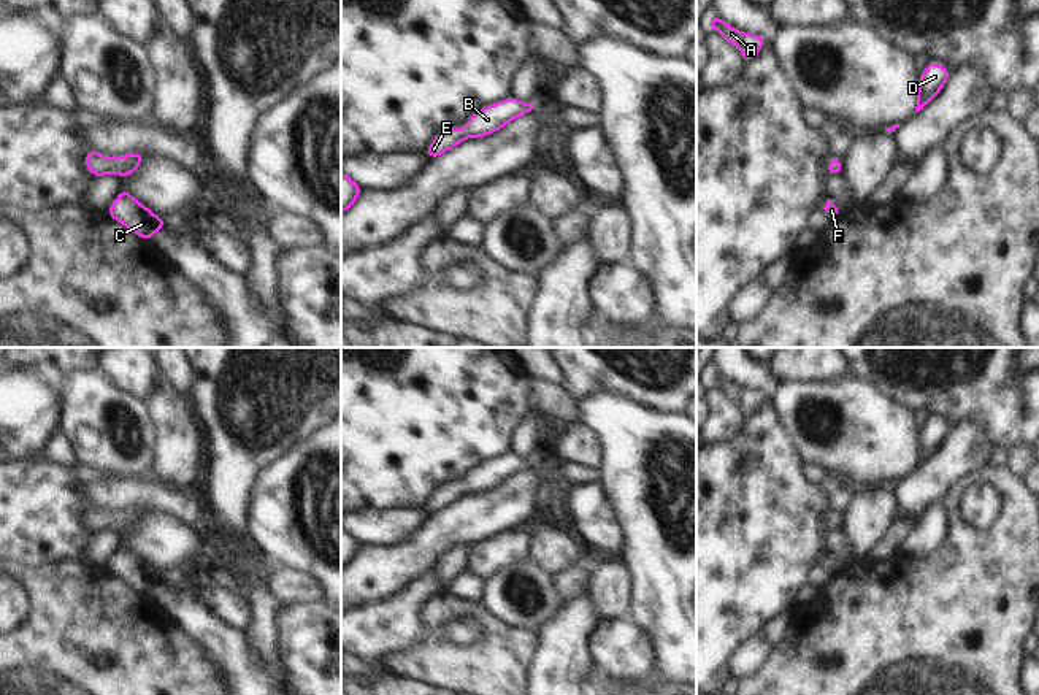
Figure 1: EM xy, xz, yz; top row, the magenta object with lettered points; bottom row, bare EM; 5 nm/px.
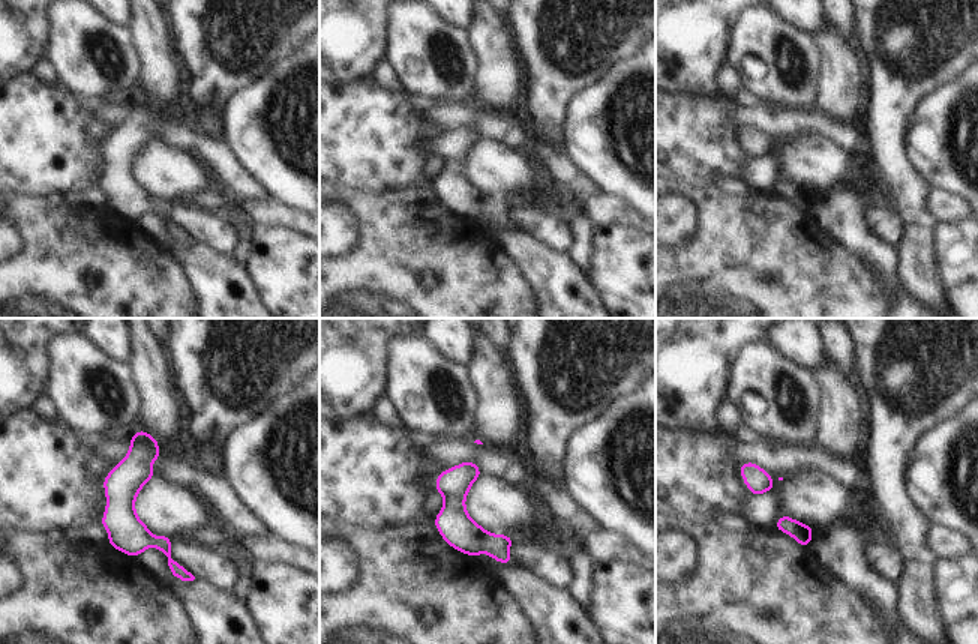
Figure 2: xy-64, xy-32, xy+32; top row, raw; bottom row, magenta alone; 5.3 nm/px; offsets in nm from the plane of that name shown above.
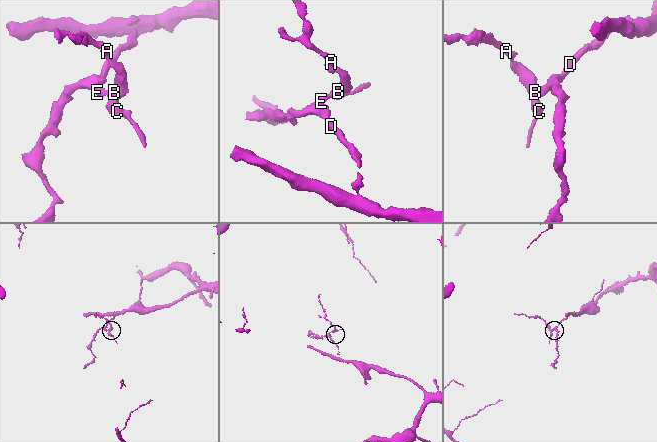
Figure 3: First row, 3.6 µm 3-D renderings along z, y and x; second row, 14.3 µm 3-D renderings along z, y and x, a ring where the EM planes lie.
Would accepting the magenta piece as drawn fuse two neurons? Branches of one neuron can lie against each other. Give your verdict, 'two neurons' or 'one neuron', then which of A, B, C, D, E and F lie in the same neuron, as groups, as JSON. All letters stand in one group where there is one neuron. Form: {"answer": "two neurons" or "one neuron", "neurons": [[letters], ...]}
{"answer": "one neuron", "neurons": [["A", "B", "C", "D", "E", "F"]]}

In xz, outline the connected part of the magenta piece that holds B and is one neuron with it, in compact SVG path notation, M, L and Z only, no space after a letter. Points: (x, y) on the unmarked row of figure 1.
M516 452L492 459L476 467L463 484L443 486L424 508L436 514L466 493L481 493L501 486L506 479L525 471L533 463L535 460L525 459Z

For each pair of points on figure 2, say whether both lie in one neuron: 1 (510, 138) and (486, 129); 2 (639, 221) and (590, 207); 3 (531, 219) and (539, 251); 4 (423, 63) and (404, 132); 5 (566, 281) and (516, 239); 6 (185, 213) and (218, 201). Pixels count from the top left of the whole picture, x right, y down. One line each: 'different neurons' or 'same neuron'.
1: same neuron
2: same neuron
3: different neurons
4: different neurons
5: same neuron
6: different neurons

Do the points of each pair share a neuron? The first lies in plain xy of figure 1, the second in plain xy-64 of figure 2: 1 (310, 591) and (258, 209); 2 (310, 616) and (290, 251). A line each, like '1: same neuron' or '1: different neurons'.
1: same neuron
2: same neuron

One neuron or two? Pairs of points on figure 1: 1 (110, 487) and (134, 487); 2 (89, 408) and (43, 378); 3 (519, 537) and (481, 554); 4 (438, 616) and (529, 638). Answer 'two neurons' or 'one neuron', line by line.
1: one neuron
2: two neurons
3: one neuron
4: one neuron

